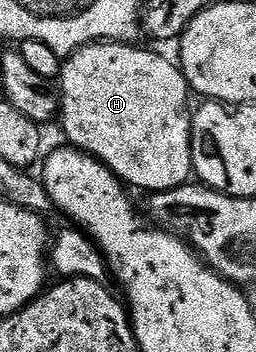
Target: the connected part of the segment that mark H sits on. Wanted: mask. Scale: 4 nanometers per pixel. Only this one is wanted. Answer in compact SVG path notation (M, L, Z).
M104 41L84 45L82 49L75 50L62 62L57 78L57 92L61 98L61 121L63 117L63 133L68 137L74 148L82 149L91 154L98 161L108 165L120 181L126 183L132 190L147 189L148 194L166 193L169 189L176 189L178 185L188 184L192 180L191 167L191 119L192 110L187 110L187 97L189 98L189 86L183 70L174 60L162 57L159 53L150 53L147 49L138 49L135 43L120 43L118 41Z

